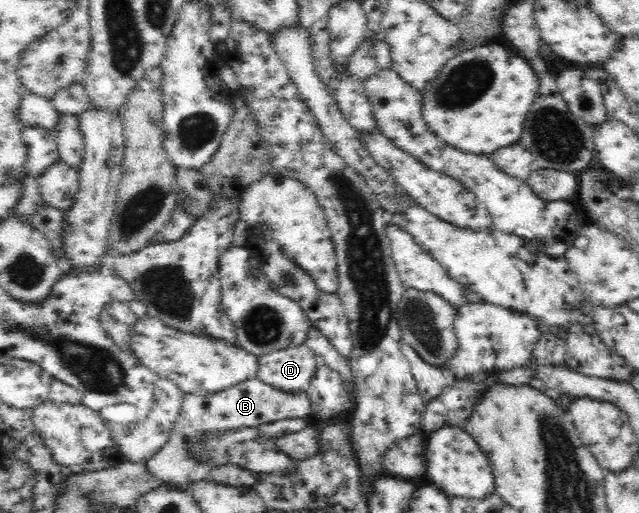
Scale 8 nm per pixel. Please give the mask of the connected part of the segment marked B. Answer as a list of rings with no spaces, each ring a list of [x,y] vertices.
[[[258,378],[248,379],[240,384],[215,392],[186,394],[183,396],[183,405],[179,414],[182,422],[182,432],[214,432],[224,434],[226,431],[241,428],[258,428],[263,424],[279,421],[286,418],[304,418],[313,414],[307,393],[287,393],[280,391]]]

